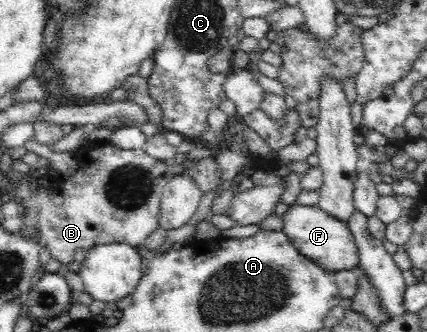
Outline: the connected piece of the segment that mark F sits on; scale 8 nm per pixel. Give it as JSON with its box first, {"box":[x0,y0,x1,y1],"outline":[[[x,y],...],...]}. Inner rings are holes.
{"box":[282,205,360,272],"outline":[[[291,205],[291,208],[282,216],[283,233],[294,243],[299,254],[315,262],[327,272],[353,271],[360,267],[360,258],[354,235],[350,232],[347,222],[341,221],[318,206],[307,207]]]}

